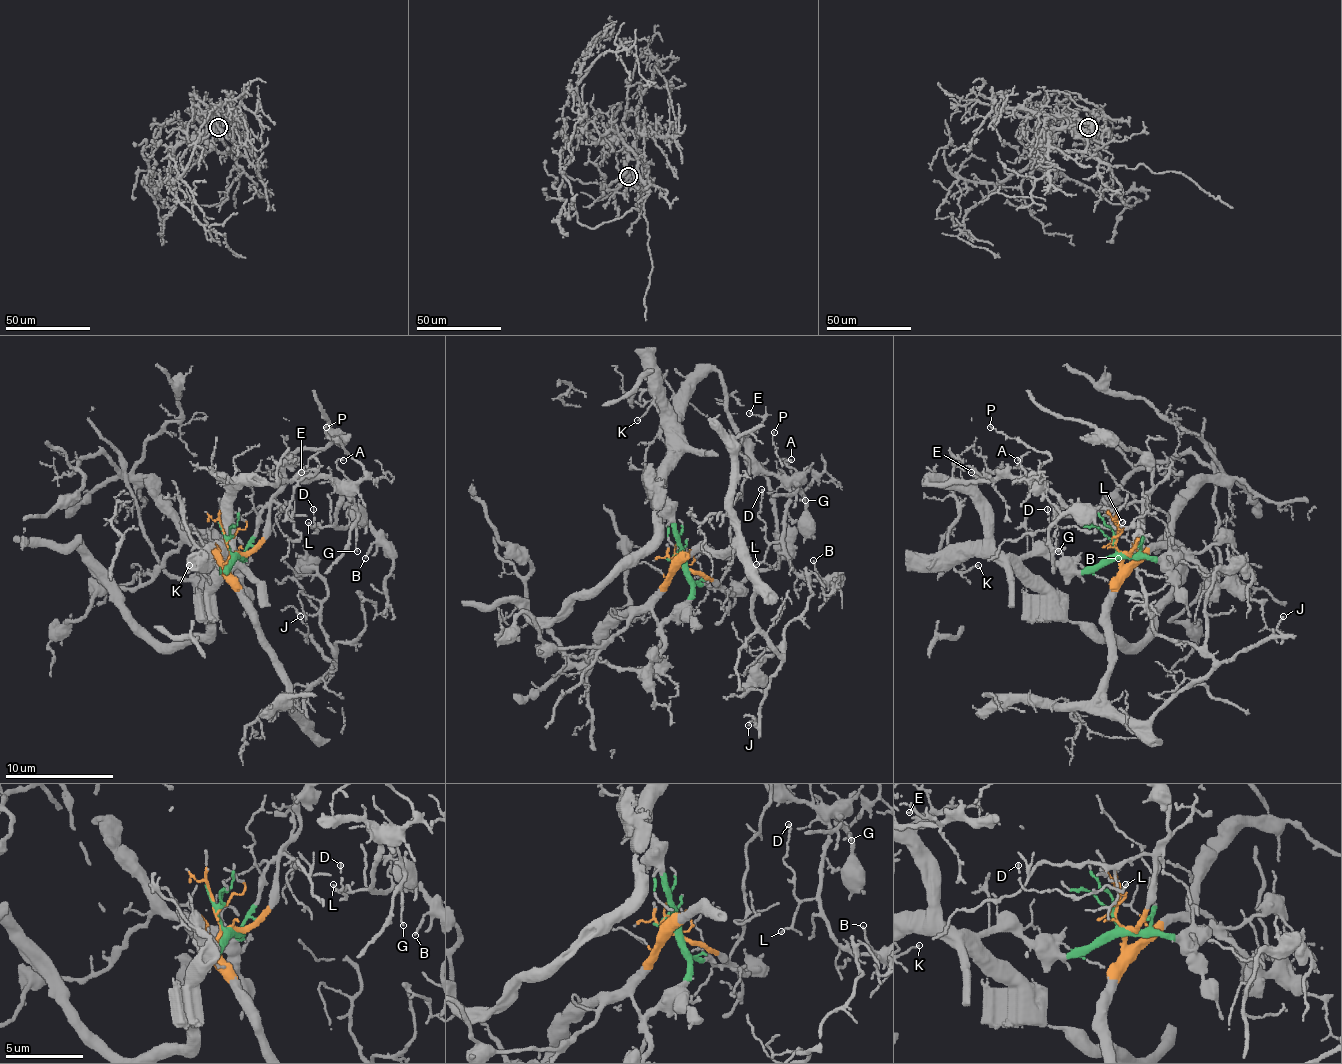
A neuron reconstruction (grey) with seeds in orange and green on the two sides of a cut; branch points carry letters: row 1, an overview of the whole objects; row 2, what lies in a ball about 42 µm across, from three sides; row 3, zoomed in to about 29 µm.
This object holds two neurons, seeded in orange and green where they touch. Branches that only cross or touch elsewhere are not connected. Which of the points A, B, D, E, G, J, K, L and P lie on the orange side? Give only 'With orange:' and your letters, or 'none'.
With orange: J

